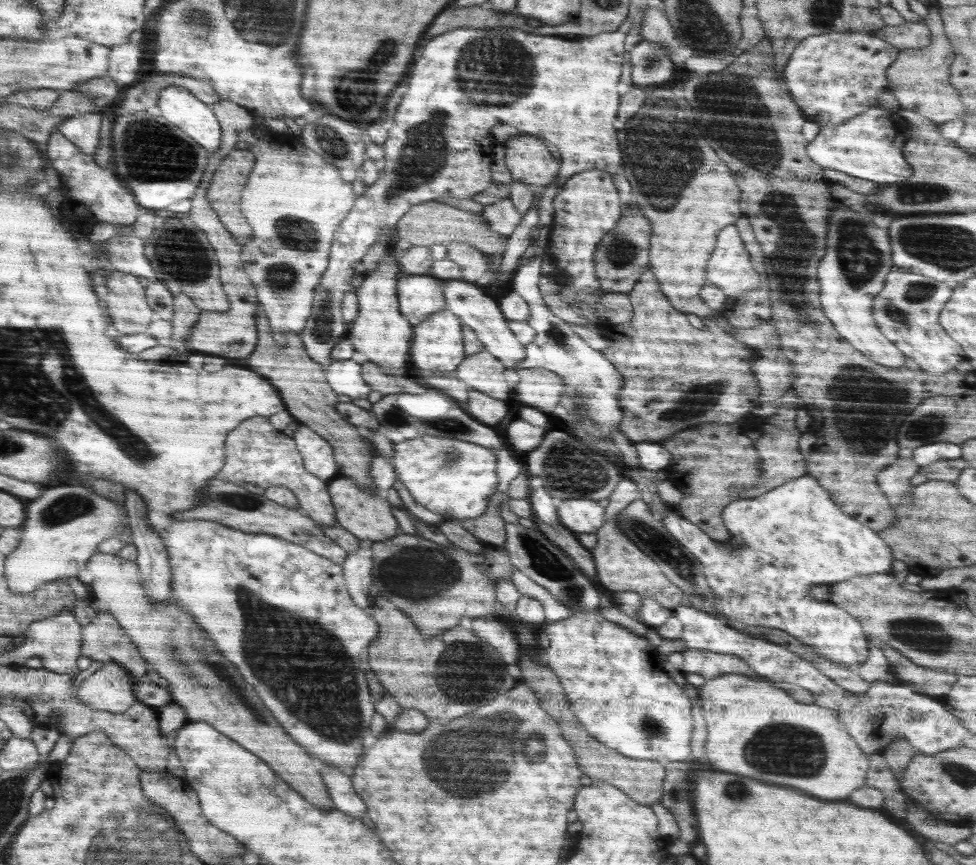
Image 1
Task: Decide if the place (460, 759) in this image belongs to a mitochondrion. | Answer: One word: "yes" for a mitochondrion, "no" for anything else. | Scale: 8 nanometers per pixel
yes

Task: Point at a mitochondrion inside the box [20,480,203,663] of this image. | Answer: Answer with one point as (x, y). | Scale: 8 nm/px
(71, 506)

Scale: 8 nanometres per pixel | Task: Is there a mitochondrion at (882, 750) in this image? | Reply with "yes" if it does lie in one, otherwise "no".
no

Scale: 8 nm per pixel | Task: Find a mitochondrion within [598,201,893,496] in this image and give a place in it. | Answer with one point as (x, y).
(860, 258)

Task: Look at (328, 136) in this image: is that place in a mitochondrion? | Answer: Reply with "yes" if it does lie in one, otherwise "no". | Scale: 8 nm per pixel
yes

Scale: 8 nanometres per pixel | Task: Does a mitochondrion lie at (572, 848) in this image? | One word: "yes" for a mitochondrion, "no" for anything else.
no

